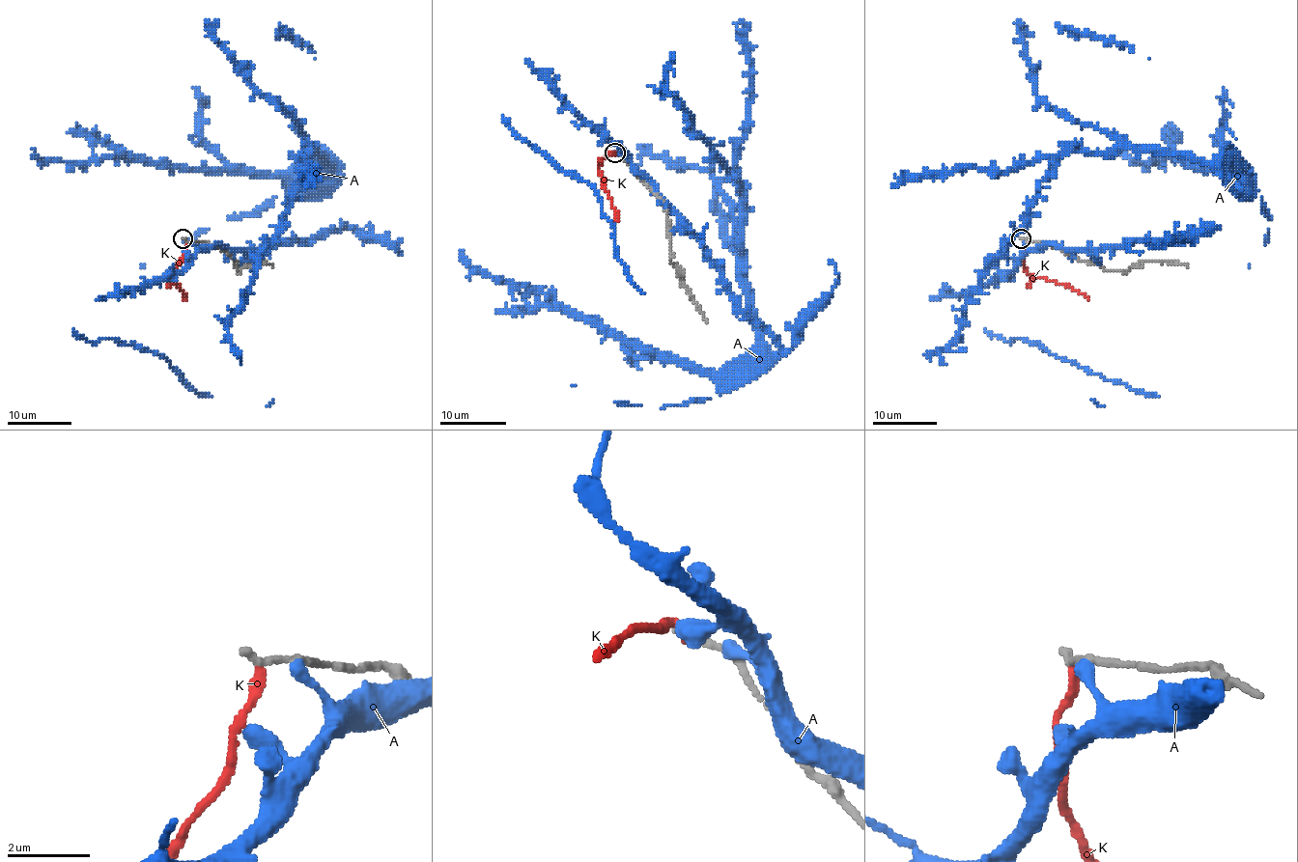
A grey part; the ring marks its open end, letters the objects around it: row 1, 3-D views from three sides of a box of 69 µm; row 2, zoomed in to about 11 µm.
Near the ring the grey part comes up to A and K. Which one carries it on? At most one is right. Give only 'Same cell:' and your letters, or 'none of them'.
Same cell: none of them

